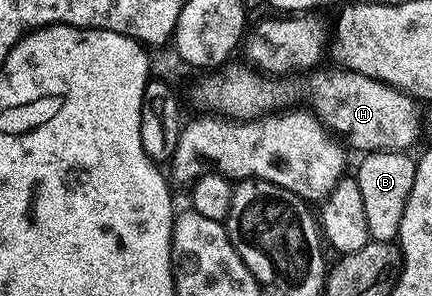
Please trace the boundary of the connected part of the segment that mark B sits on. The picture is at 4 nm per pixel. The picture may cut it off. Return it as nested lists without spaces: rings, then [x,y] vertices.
[[[370,151],[363,156],[360,168],[354,171],[358,181],[358,189],[362,189],[362,205],[366,209],[366,225],[369,240],[378,243],[391,243],[399,236],[402,213],[406,209],[406,201],[410,197],[410,189],[414,189],[414,173],[416,159],[408,151]]]

